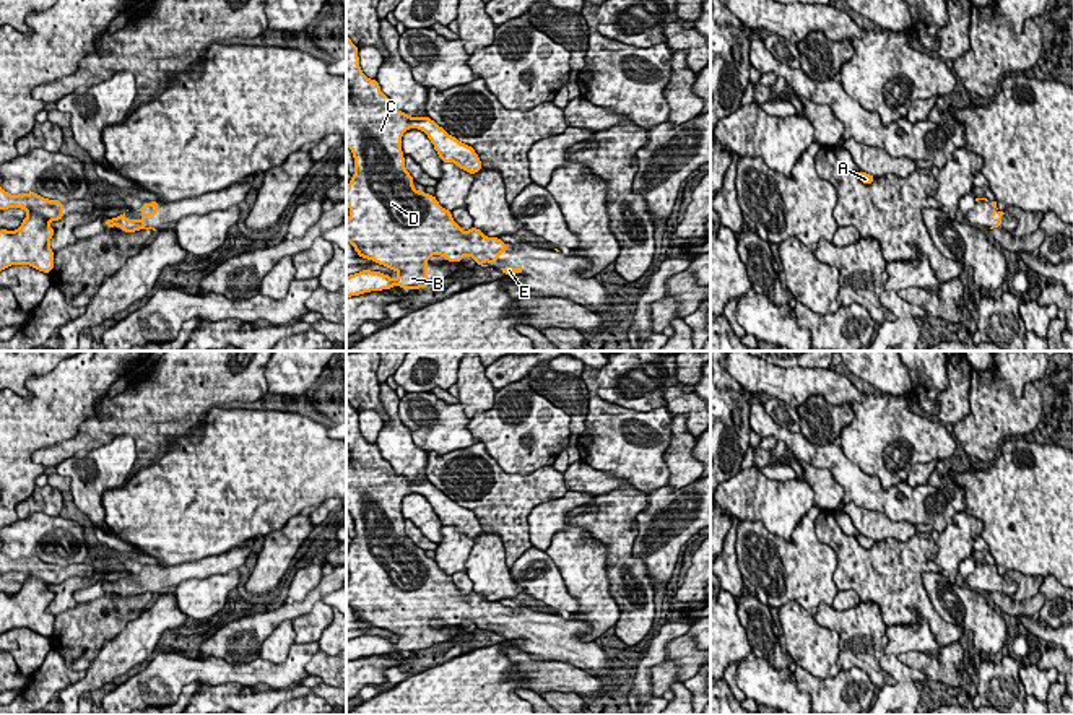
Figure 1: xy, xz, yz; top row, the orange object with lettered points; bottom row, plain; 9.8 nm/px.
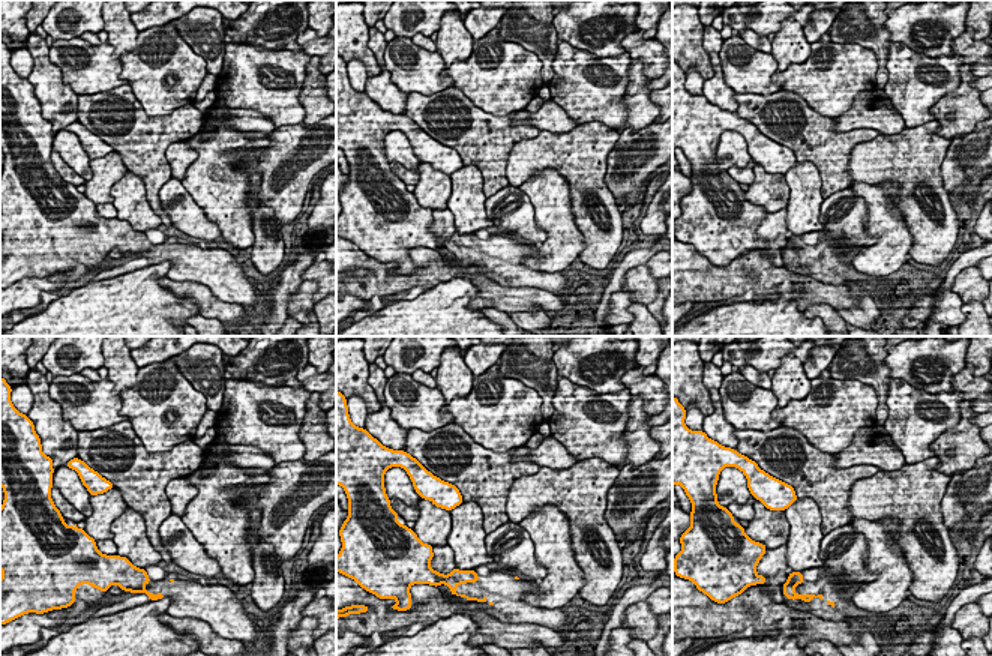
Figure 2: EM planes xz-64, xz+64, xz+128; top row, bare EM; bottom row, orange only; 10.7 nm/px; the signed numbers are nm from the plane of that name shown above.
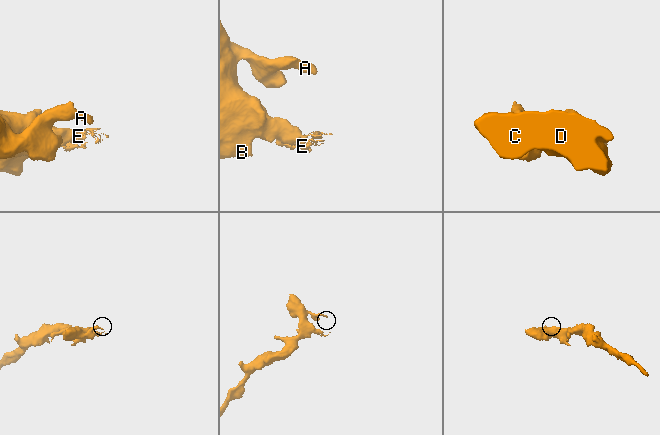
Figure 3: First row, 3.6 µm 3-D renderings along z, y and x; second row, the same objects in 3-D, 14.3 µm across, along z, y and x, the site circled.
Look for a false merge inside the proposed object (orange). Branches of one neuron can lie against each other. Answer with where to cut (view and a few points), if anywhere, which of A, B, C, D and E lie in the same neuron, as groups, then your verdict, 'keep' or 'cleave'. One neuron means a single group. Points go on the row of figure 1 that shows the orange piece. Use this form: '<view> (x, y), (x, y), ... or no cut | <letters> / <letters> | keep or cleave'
no cut | A B C D E | keep

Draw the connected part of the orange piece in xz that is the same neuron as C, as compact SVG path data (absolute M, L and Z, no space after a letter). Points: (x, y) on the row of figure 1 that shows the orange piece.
M346 36L346 146L356 169L346 187L346 240L361 258L385 265L398 278L363 270L346 276L346 297L393 286L428 288L428 258L432 255L455 263L468 255L476 265L496 265L507 244L486 237L475 226L462 231L434 195L413 187L402 136L410 128L424 132L442 162L455 162L468 174L483 169L478 154L428 115L410 117L397 110L377 78L363 73L358 52Z

